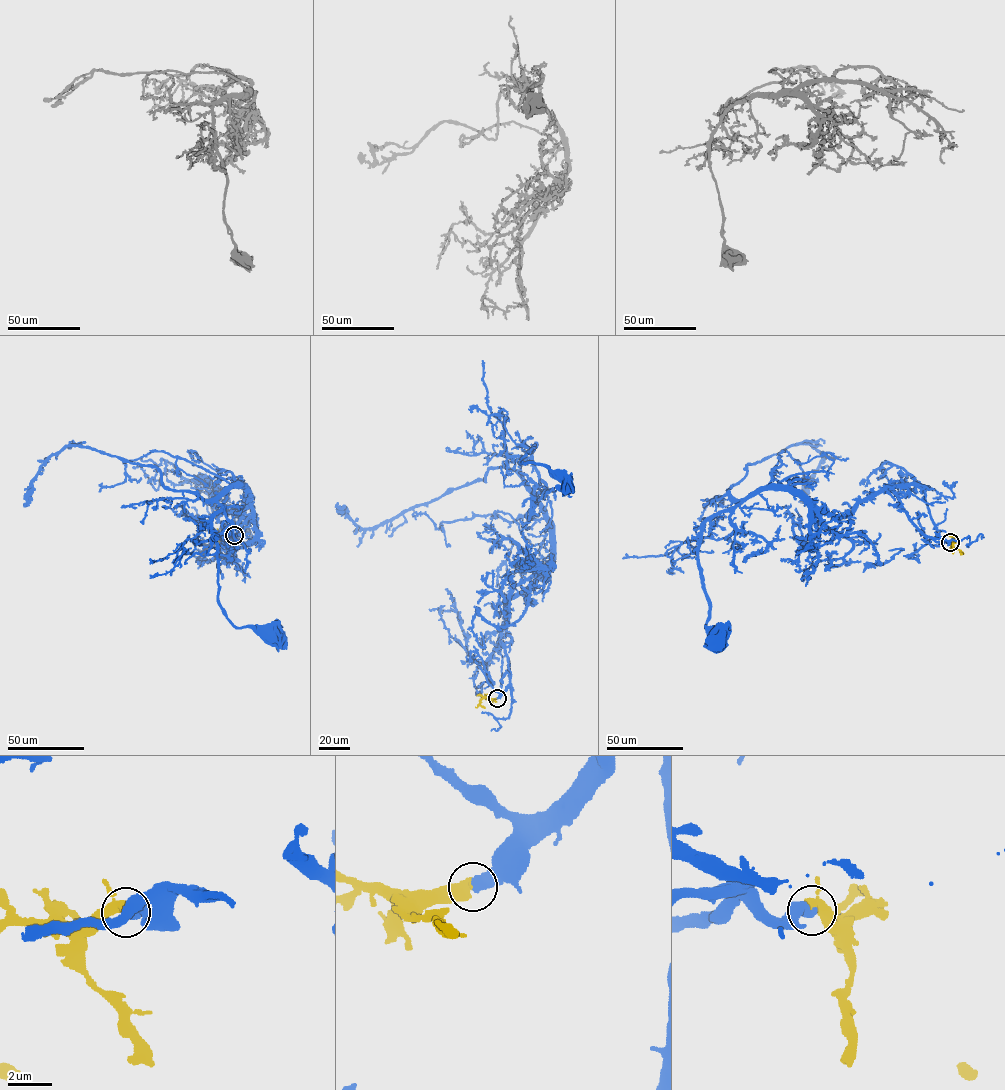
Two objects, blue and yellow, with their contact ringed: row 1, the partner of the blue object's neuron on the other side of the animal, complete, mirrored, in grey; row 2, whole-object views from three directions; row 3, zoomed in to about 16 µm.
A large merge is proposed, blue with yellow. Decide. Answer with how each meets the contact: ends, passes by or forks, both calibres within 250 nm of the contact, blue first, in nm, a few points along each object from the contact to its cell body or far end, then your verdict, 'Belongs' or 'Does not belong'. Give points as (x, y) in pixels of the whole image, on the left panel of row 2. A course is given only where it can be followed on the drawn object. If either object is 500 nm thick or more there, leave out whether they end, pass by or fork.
At the ring blue ends. At the ring yellow passes by. Thickness 440 nm (blue) against 320 nm. Course of blue: (234, 535), (213, 486), (221, 510), (248, 496), (232, 488), (212, 518), (223, 613), (280, 638). Course of yellow: (234, 535), (220, 541), (219, 544), (227, 546). Belongs

